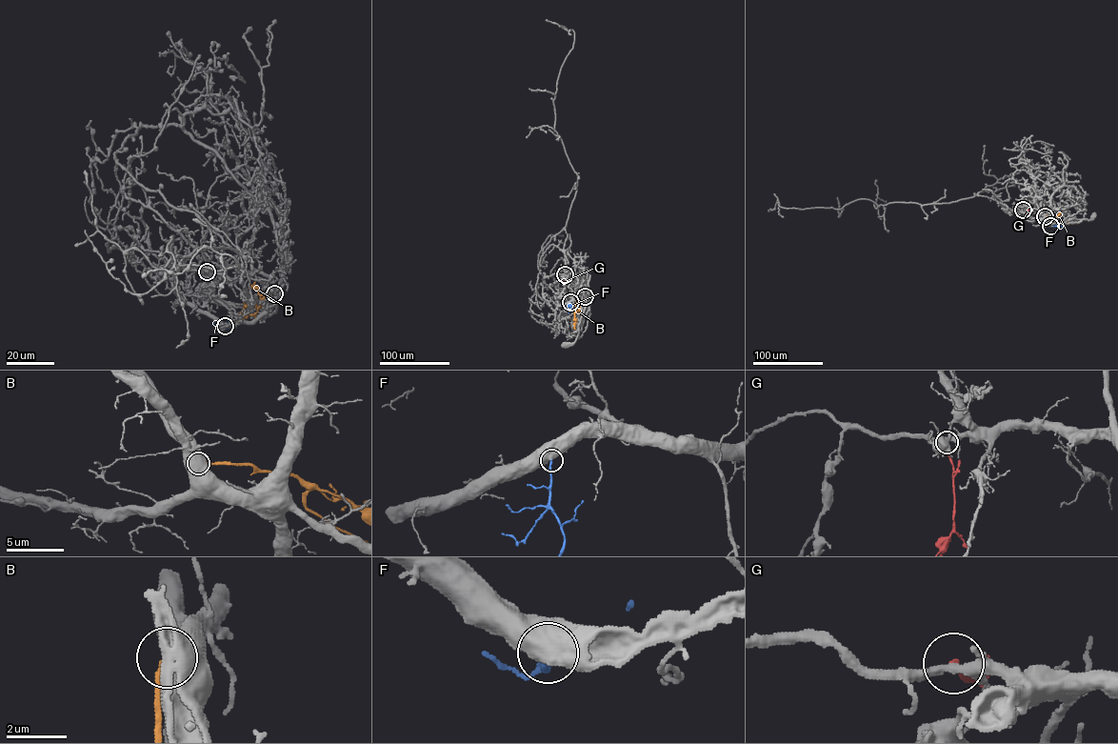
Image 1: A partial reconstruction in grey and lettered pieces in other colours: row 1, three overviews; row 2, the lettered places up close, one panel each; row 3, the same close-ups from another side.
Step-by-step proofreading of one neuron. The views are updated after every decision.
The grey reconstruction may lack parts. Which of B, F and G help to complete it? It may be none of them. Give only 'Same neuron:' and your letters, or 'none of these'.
Same neuron: F

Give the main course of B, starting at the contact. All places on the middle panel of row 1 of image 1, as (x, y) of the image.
B: (585, 296), (574, 313), (575, 329)

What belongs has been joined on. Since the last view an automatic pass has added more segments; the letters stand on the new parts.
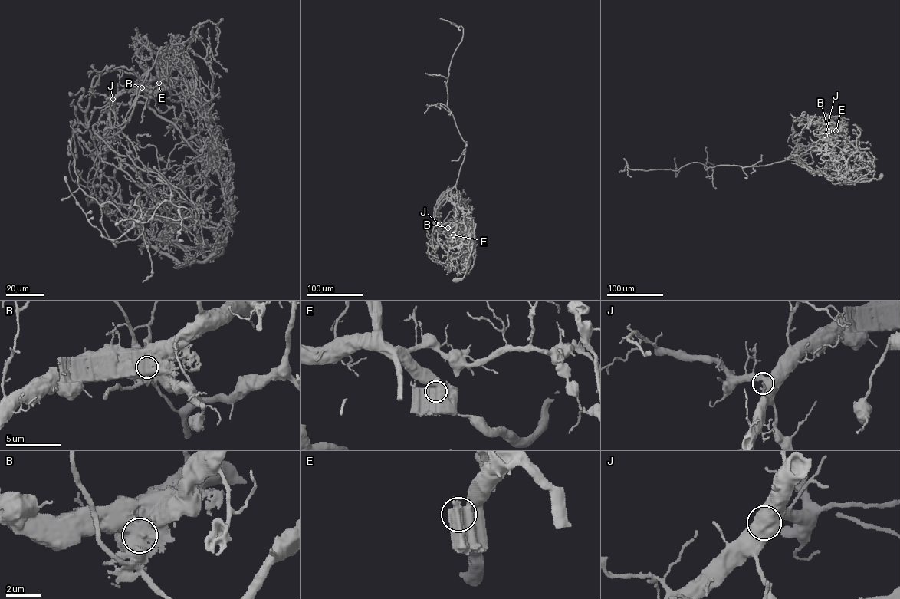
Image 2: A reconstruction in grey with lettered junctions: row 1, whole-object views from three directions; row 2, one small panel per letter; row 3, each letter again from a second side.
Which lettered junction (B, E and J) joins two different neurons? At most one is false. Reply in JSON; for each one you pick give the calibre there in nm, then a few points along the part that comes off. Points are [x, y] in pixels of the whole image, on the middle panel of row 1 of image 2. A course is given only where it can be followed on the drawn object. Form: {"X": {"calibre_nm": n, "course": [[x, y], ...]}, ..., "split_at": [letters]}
{"B": {"calibre_nm": 950, "course": [[448, 228], [452, 228], [453, 238], [447, 241], [433, 237], [431, 246], [434, 247], [434, 251], [438, 245]]}, "split_at": ["B"]}

